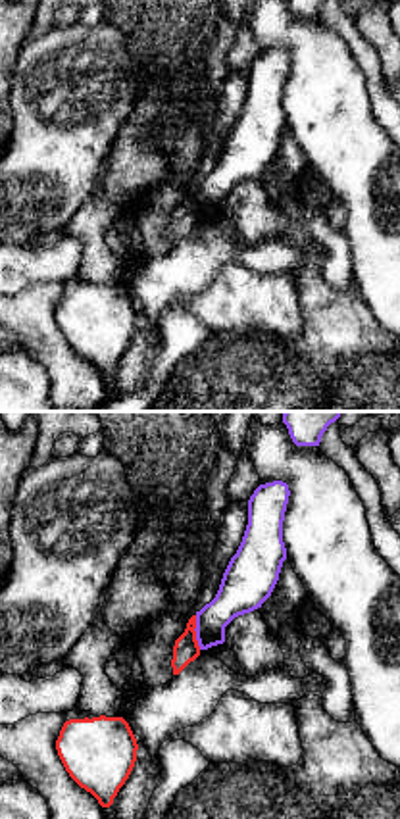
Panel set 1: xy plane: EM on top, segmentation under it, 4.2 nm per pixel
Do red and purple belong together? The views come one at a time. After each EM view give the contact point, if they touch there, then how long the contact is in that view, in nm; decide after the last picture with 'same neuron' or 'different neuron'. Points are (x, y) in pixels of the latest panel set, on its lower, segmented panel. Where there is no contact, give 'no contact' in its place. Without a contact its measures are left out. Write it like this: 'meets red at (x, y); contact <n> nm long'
meets red at (195, 633); contact 150 nm long

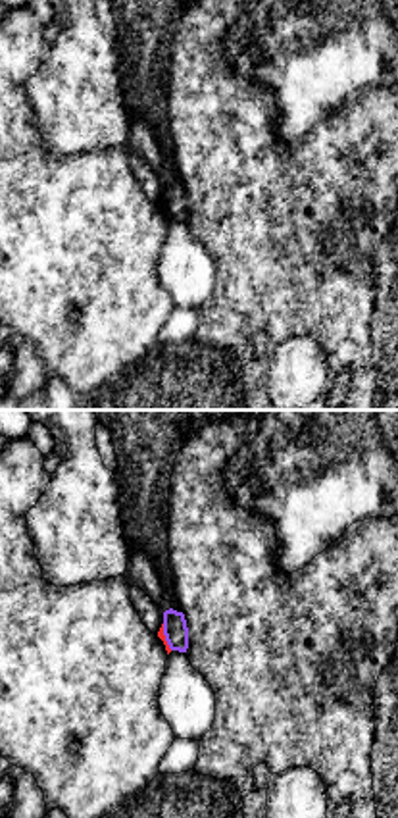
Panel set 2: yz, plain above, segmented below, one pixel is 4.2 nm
meets red at (164, 638); contact 120 nm long

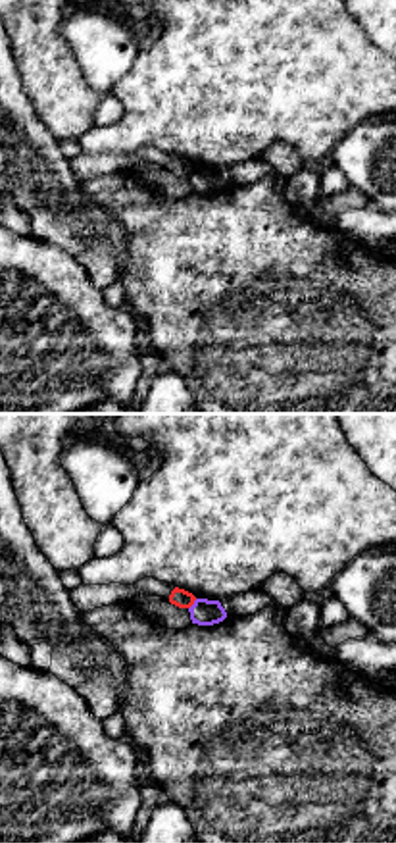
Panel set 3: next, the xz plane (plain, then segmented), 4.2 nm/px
meets red at (193, 603); contact 60 nm long

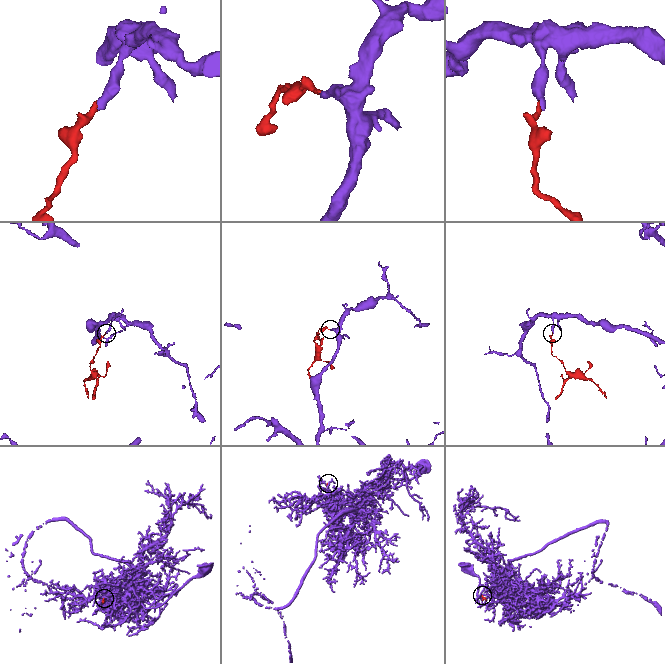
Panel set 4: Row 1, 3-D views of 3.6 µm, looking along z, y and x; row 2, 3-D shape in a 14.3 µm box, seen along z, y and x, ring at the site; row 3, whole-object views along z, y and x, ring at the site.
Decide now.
different neuron

